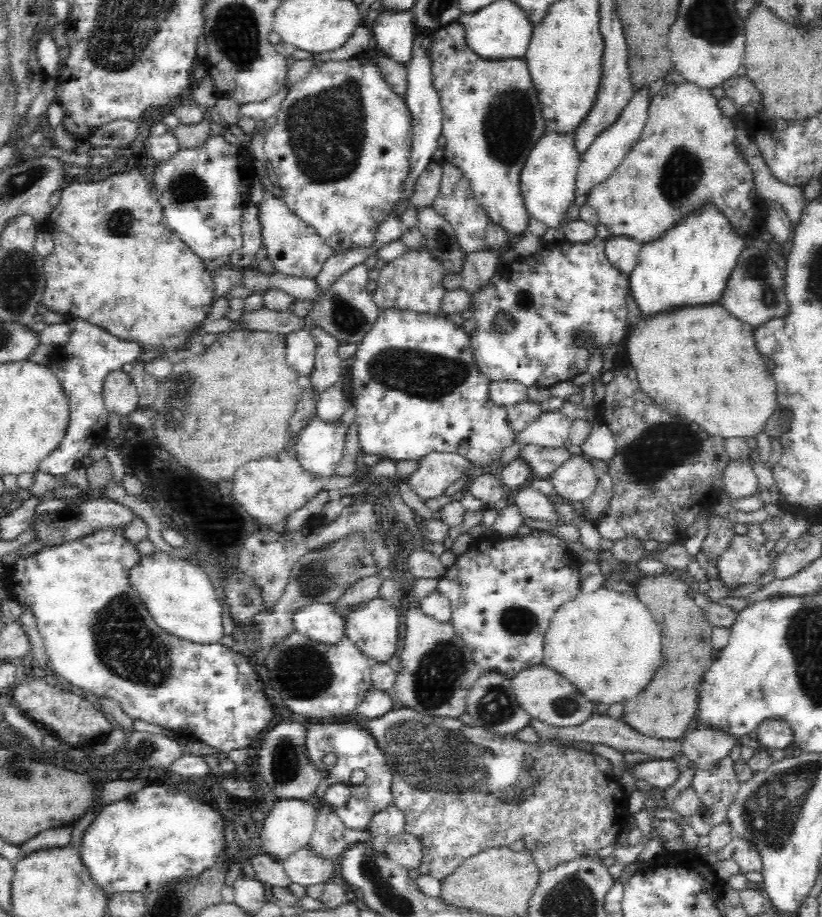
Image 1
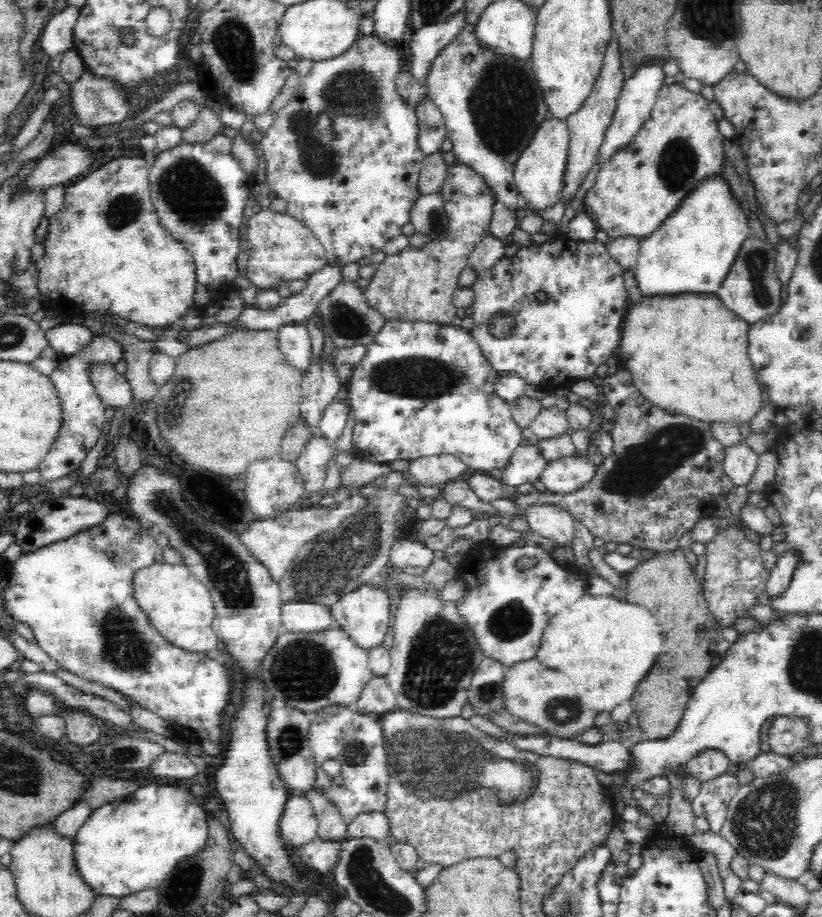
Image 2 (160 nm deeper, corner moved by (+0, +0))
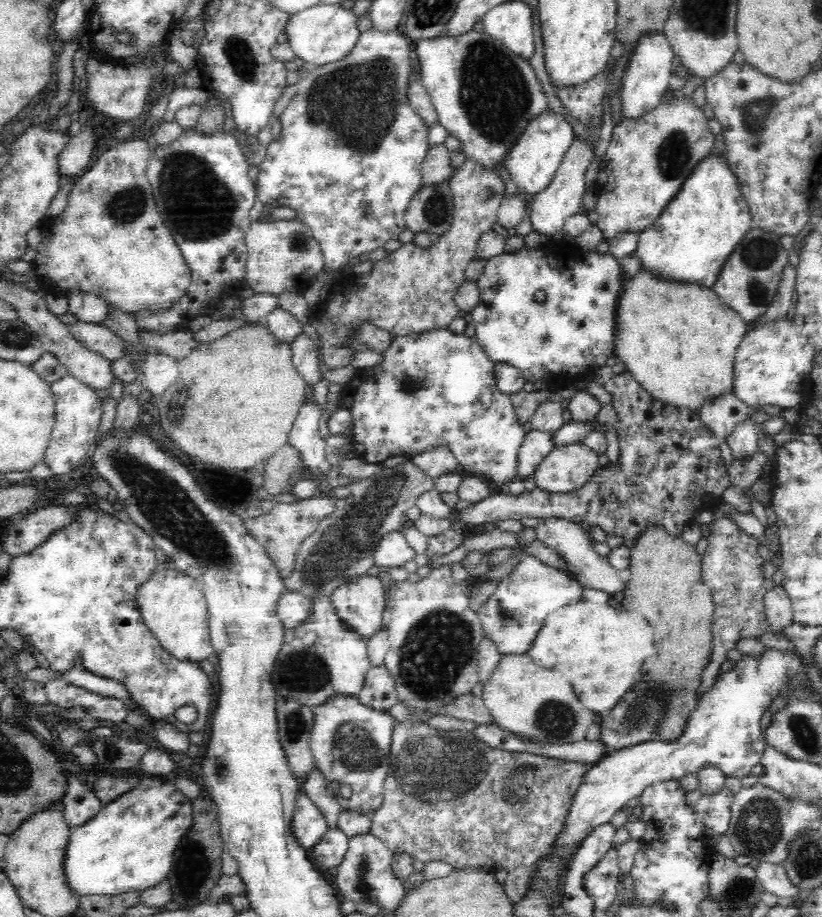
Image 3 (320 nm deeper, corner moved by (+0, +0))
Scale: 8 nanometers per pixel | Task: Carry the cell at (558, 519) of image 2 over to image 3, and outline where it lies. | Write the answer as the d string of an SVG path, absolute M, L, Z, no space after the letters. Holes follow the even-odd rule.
M548 517L545 518L542 524L535 527L535 532L540 542L544 542L554 553L558 552L558 555L567 563L568 572L572 574L574 579L581 582L585 589L602 590L610 594L610 596L624 590L625 582L618 577L618 569L614 568L607 558L596 553L588 534L579 524L563 518Z

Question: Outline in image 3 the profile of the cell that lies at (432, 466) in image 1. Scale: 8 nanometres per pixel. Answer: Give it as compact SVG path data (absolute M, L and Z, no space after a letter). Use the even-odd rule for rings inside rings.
M446 445L432 448L424 454L414 455L411 462L422 475L426 475L427 478L434 481L442 476L460 471L459 463Z

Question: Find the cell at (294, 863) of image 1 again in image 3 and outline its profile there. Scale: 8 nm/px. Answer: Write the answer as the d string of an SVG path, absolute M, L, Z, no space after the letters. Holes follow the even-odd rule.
M328 829L322 840L309 851L309 855L312 862L320 868L334 868L341 864L348 846L349 839L342 830Z

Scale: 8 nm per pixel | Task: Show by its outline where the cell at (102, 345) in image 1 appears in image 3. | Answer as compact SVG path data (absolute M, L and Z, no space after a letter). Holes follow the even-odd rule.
M66 374L63 378L54 380L49 386L55 399L55 425L44 454L44 465L50 468L50 474L53 476L62 476L79 467L88 457L96 441L104 400L74 375Z

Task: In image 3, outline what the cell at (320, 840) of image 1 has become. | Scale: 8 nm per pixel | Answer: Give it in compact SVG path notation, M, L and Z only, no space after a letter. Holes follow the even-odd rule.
M316 768L306 776L306 780L300 783L300 789L314 802L322 817L326 819L328 829L336 829L342 808L332 795L324 777Z

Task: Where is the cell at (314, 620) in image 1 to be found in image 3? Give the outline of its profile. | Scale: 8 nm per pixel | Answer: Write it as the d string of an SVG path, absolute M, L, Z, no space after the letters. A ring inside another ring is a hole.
M285 590L278 600L277 616L285 630L297 629L298 626L306 625L314 615L313 606L314 603L309 598Z

